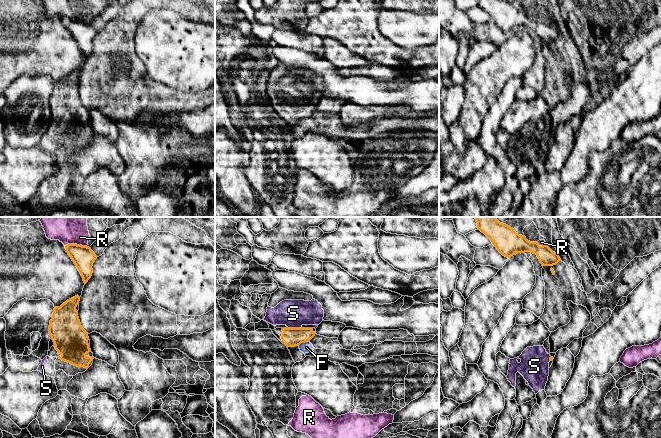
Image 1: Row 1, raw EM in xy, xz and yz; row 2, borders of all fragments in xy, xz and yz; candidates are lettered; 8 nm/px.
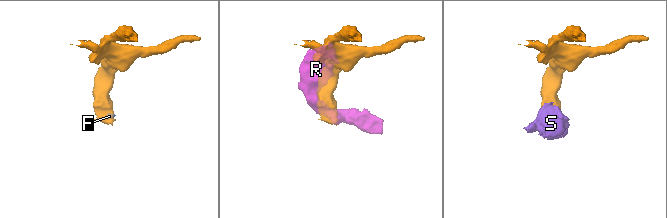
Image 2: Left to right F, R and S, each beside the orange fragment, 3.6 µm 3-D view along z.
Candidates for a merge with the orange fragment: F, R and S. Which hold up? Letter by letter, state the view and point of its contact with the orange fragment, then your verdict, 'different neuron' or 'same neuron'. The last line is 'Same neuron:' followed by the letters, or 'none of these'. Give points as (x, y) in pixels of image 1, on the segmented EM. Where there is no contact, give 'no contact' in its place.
F: xz (303, 342) | different neuron
R: xy (75, 244) | different neuron
S: xz (294, 328) | same neuron
Same neuron: S

